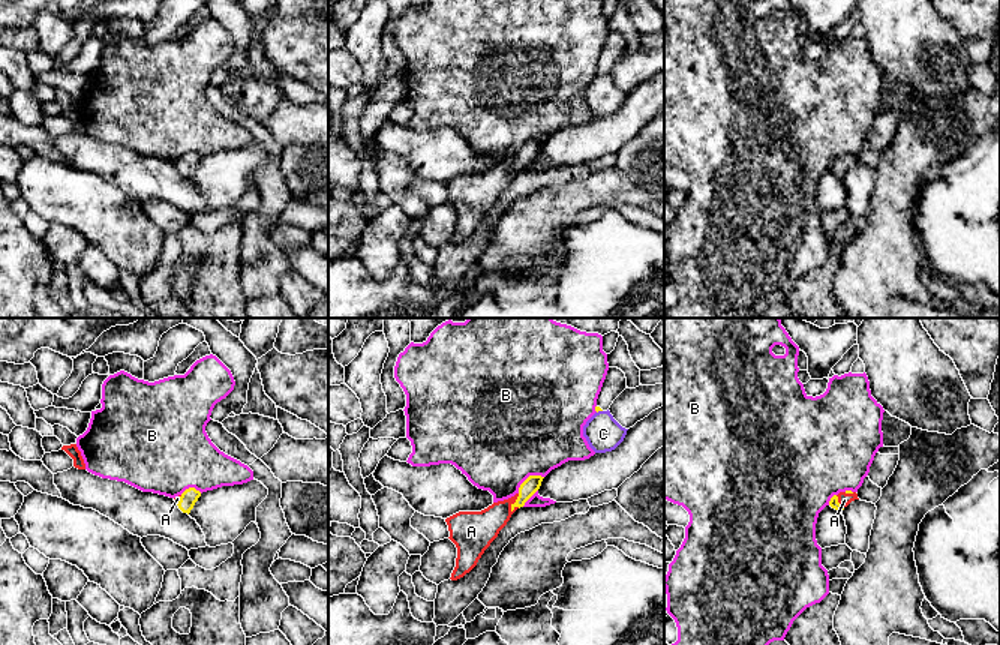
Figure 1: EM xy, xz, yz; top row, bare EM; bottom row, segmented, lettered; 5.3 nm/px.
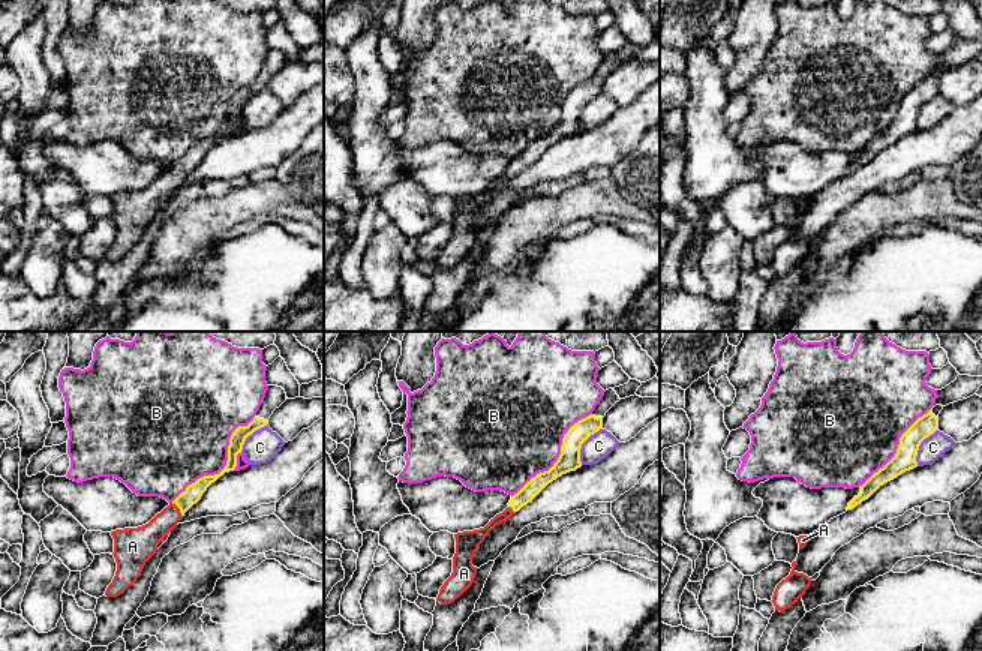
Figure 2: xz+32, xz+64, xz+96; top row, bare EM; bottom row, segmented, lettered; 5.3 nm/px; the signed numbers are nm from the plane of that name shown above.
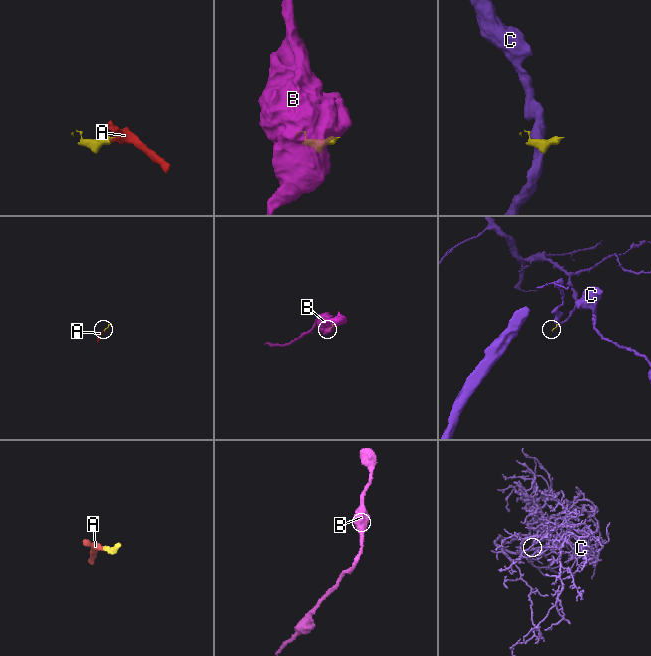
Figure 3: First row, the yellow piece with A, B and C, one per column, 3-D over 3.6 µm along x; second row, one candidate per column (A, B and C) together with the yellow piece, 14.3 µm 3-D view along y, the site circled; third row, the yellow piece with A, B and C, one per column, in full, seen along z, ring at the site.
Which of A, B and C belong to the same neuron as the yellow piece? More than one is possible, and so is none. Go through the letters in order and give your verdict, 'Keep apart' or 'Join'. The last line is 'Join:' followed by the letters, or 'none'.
A: Join
B: Keep apart
C: Keep apart
Join: A

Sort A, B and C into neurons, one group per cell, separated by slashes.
A / B / C

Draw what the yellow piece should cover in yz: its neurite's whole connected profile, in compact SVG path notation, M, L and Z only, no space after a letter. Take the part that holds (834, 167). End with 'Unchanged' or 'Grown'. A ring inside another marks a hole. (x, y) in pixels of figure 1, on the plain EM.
M846 154L834 159L829 165L829 170L835 174L843 176L852 165L859 164L856 156Z. Grown

